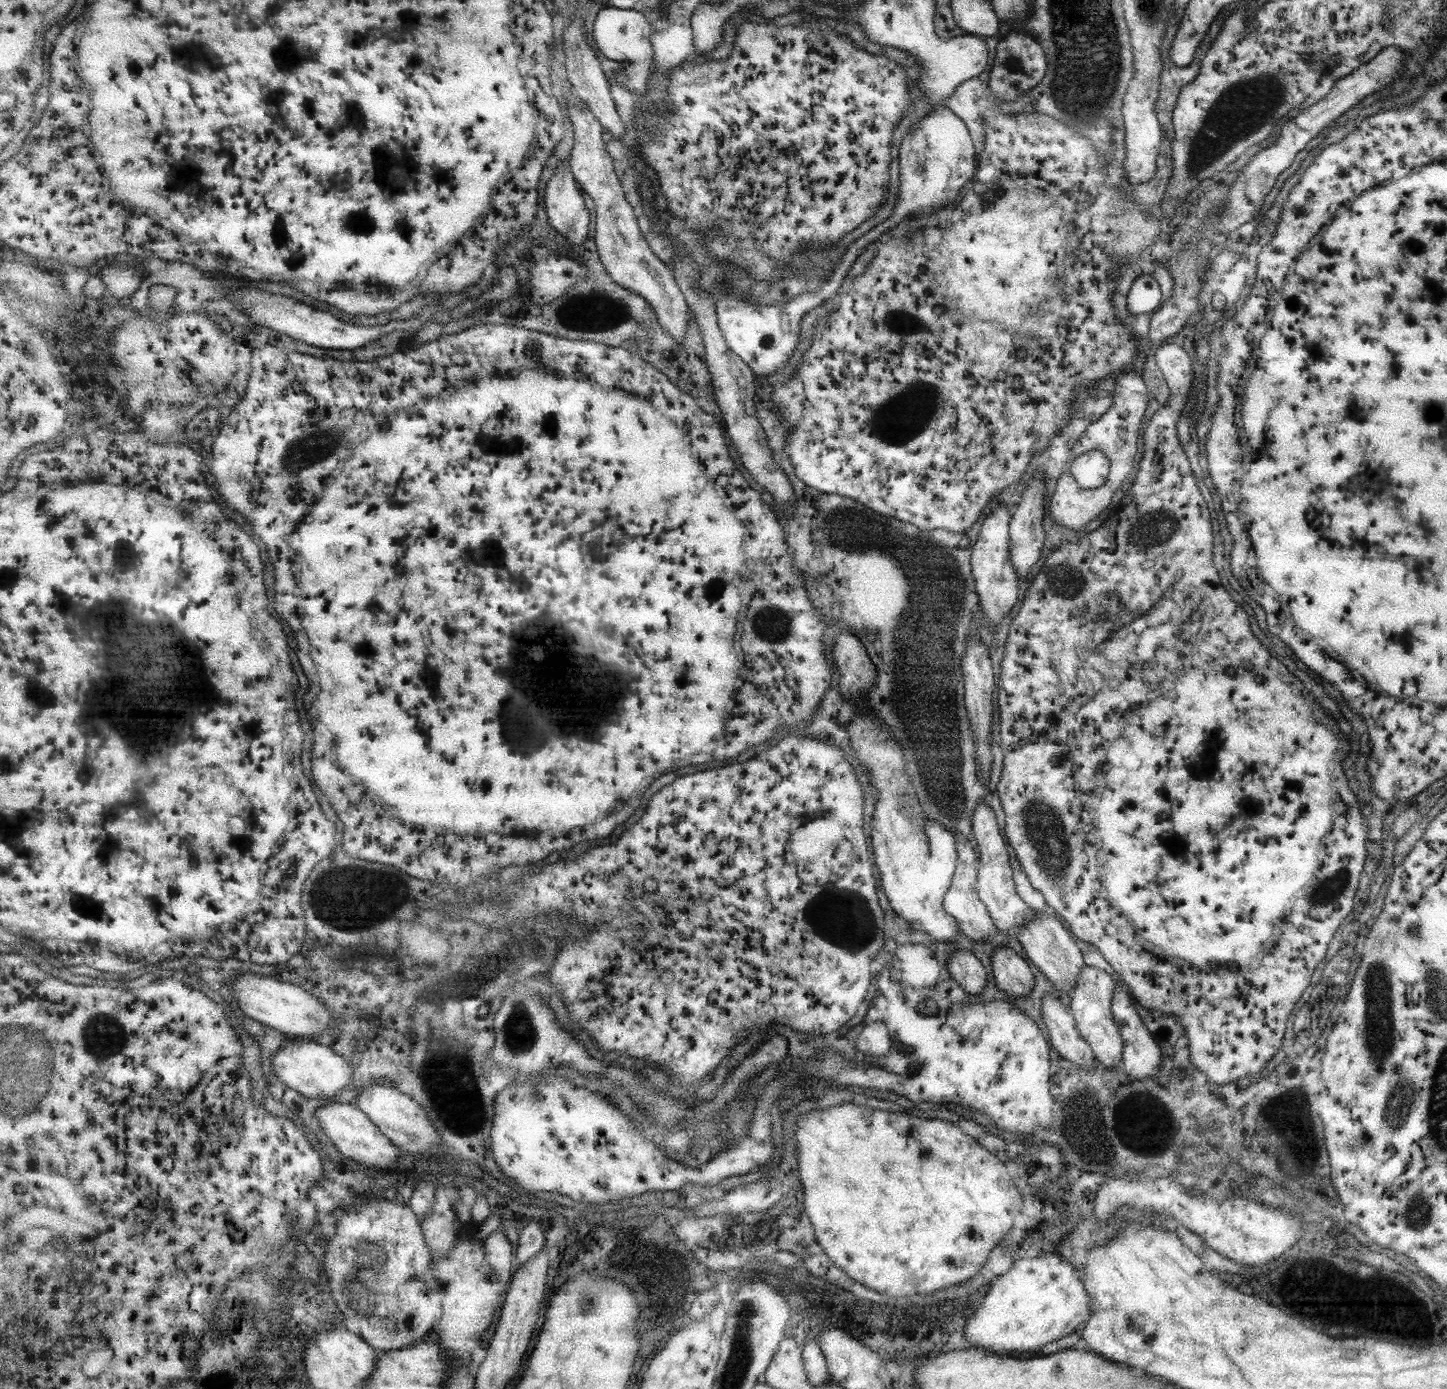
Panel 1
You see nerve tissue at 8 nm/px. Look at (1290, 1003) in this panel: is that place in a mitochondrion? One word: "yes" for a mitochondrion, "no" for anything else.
no

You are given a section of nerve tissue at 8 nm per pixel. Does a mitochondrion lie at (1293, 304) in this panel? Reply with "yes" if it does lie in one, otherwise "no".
no

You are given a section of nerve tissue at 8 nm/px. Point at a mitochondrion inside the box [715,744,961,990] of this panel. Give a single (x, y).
(857, 934)

